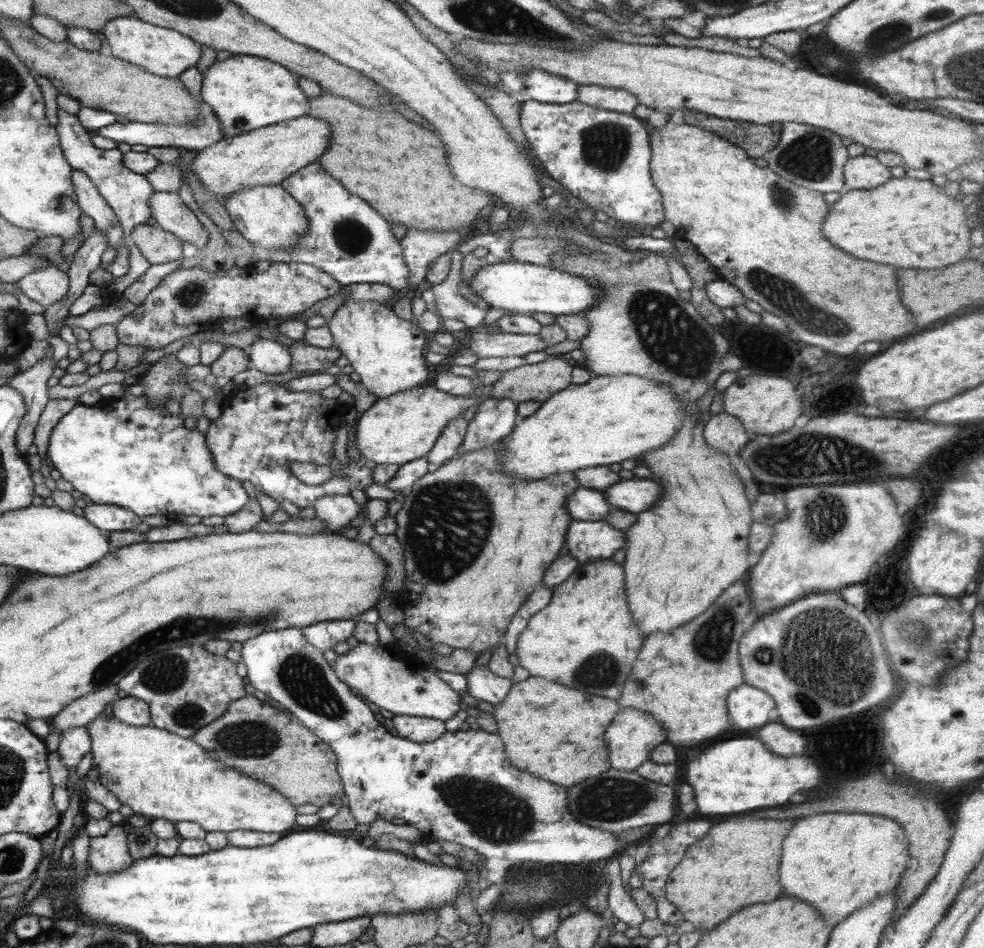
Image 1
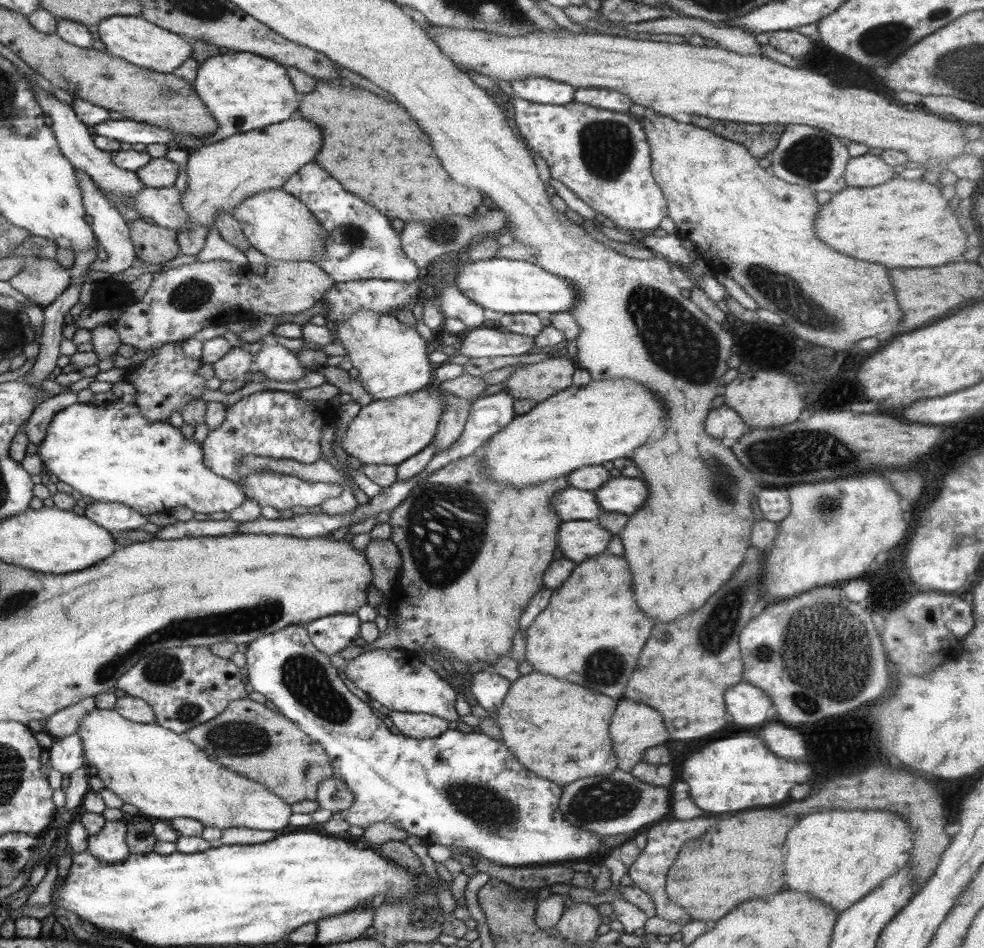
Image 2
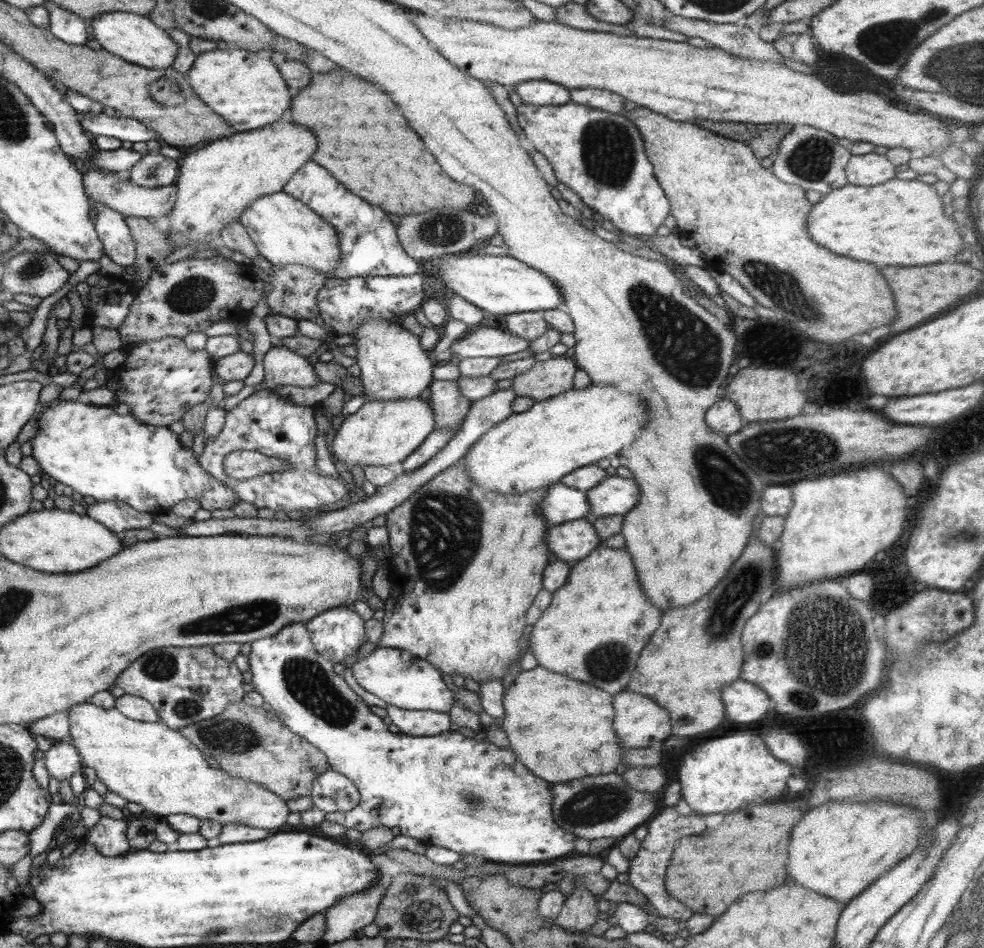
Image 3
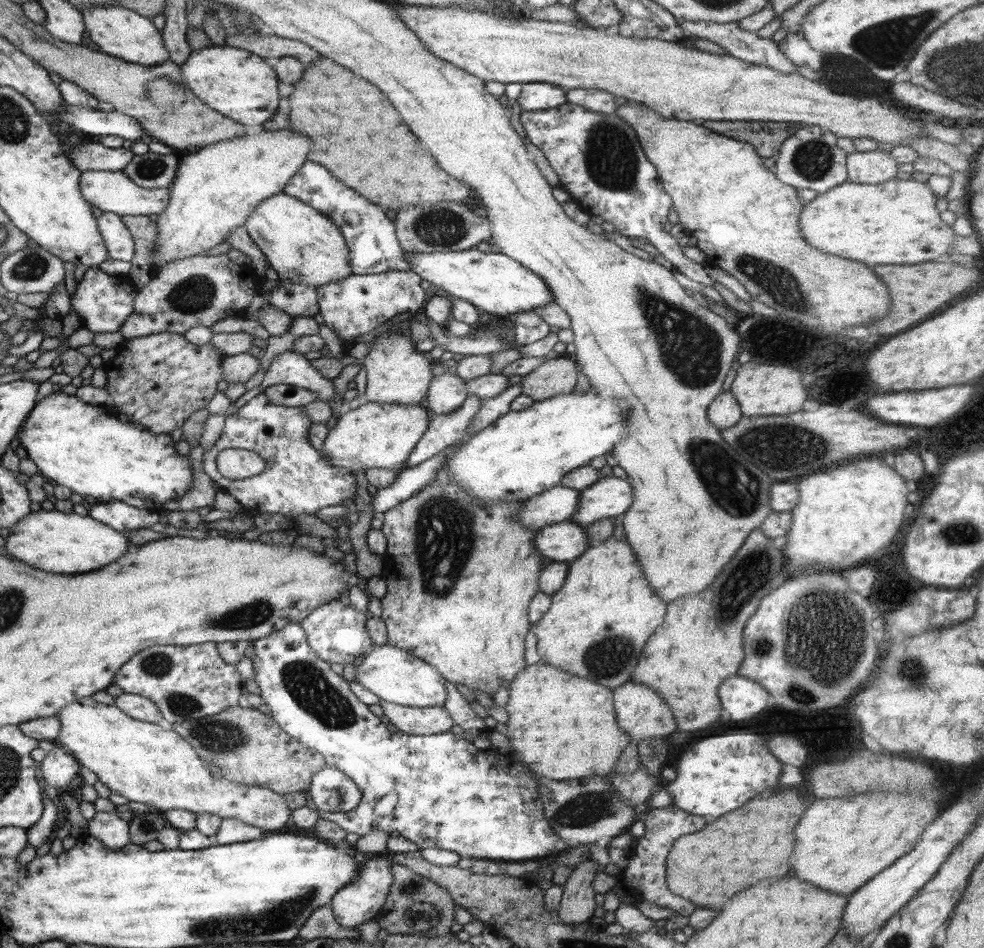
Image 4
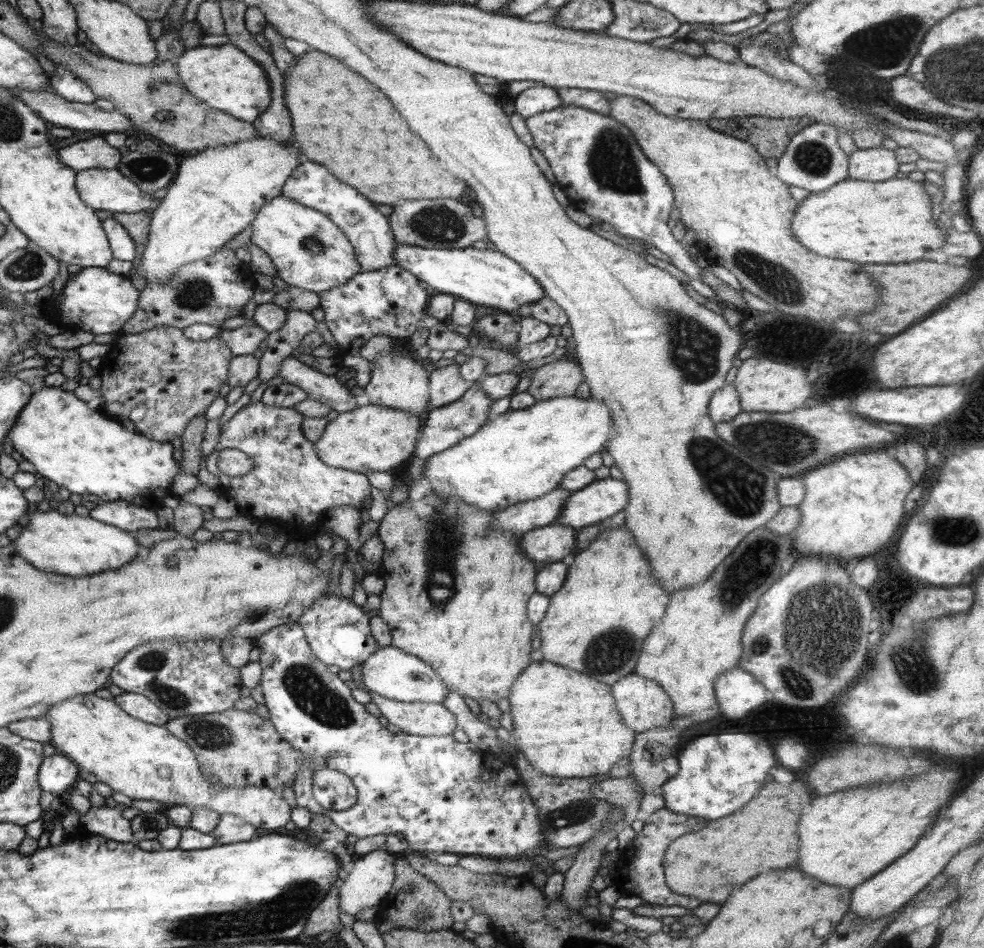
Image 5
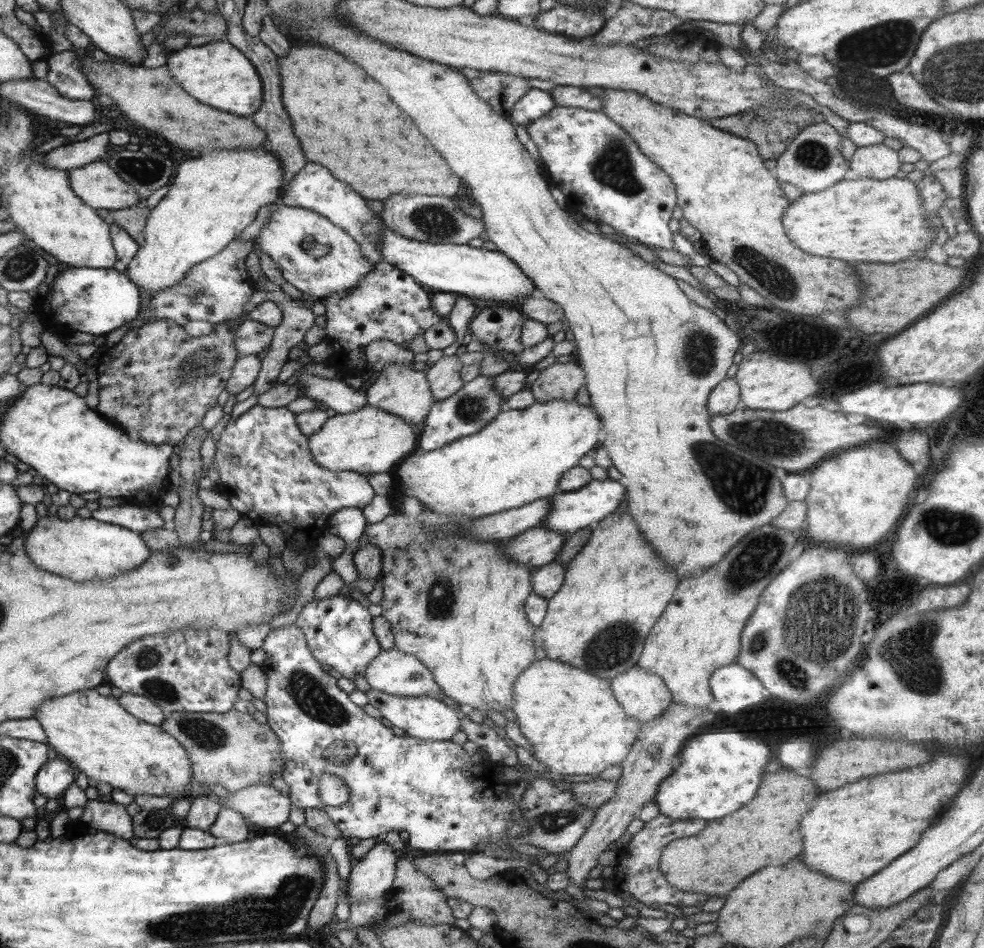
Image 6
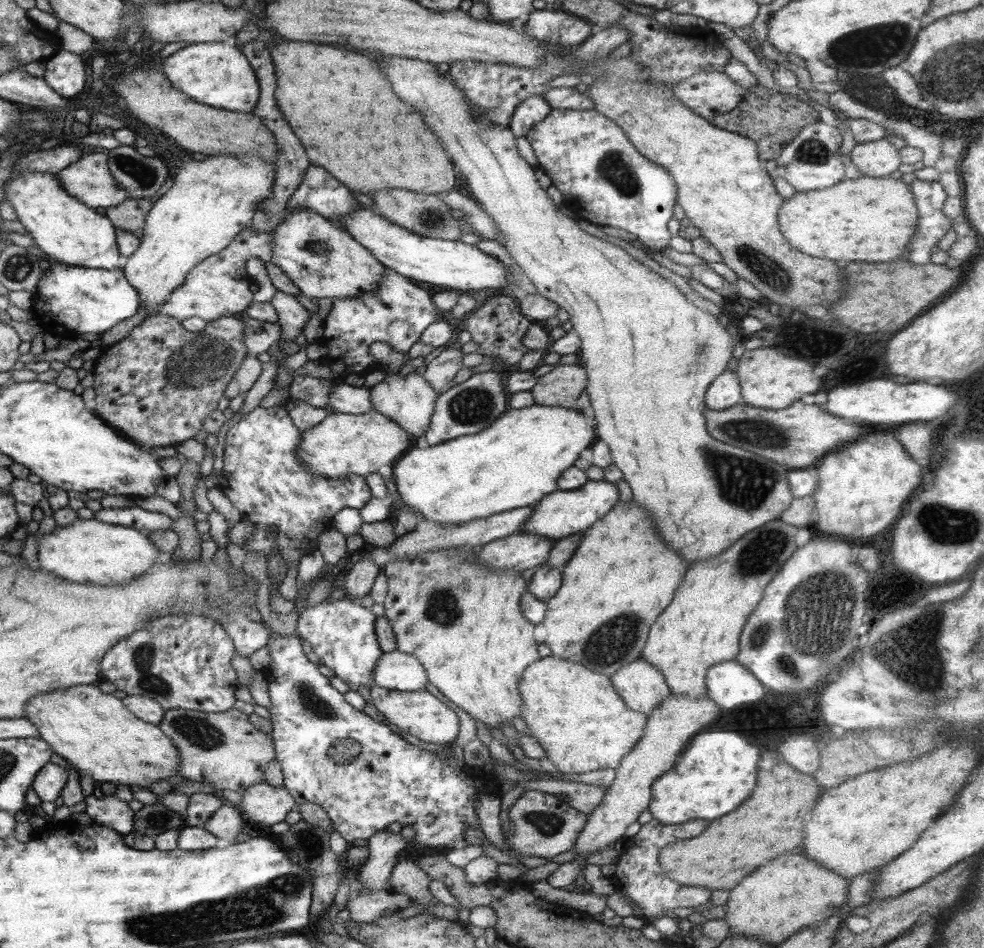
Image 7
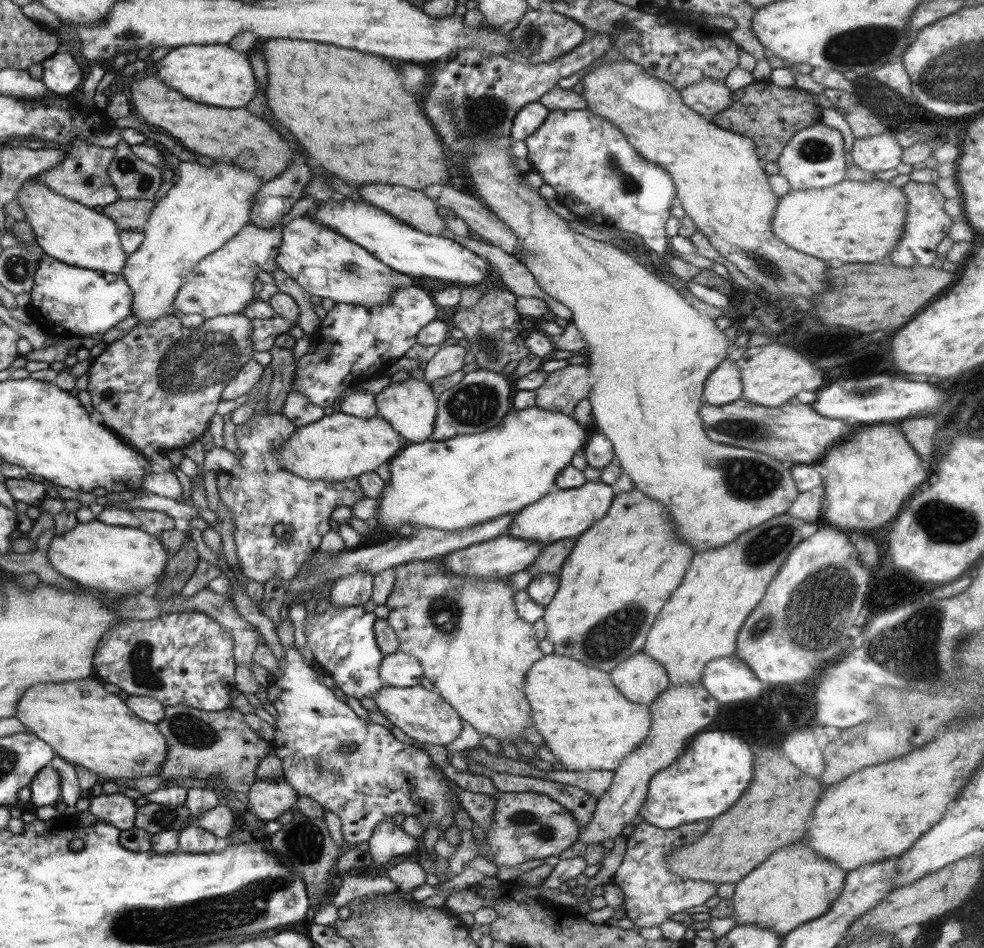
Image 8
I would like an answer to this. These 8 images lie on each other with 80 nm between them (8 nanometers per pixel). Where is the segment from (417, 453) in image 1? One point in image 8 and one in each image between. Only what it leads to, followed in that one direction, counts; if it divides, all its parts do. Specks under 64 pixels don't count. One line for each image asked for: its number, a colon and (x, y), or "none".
2: (388, 432)
3: (381, 433)
4: (374, 435)
5: (369, 438)
6: (370, 441)
7: (342, 444)
8: (339, 446)

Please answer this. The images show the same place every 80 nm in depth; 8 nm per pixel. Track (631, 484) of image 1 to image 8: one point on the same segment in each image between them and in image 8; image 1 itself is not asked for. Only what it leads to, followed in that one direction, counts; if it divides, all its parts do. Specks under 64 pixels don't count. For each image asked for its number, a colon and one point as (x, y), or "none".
2: (622, 495)
3: (613, 496)
4: (610, 497)
5: (598, 502)
6: (570, 511)
7: (564, 512)
8: (563, 513)

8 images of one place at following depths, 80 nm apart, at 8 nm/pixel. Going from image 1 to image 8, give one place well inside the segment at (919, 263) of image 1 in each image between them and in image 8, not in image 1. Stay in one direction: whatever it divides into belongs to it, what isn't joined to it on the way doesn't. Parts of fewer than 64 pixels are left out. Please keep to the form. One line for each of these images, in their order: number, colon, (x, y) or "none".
2: (908, 223)
3: (900, 222)
4: (892, 222)
5: (890, 222)
6: (858, 219)
7: (869, 219)
8: (853, 221)

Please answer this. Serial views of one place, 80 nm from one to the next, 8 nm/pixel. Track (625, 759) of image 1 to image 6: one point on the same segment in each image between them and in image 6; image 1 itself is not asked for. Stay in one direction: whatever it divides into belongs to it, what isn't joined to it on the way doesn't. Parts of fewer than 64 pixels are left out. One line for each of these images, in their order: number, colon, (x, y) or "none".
2: (635, 727)
3: (640, 723)
4: (642, 712)
5: (644, 705)
6: (643, 694)

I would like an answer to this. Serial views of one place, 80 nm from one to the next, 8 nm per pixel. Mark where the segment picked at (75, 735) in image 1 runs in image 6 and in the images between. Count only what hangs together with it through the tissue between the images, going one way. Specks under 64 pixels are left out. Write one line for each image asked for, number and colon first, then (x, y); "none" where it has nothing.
2: (66, 755)
3: (62, 760)
4: (59, 768)
5: (58, 772)
6: (57, 775)

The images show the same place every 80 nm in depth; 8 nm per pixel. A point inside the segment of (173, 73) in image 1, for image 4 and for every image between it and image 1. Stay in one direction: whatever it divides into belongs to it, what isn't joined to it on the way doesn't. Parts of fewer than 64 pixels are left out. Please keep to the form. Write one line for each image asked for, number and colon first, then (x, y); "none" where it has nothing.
2: (137, 40)
3: (136, 38)
4: (132, 37)

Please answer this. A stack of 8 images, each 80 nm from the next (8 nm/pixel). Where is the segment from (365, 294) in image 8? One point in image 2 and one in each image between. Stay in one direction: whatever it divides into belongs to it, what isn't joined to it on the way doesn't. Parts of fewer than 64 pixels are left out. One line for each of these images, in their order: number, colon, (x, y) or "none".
2: (277, 224)
3: (285, 230)
4: (300, 243)
5: (309, 251)
6: (317, 257)
7: (324, 261)

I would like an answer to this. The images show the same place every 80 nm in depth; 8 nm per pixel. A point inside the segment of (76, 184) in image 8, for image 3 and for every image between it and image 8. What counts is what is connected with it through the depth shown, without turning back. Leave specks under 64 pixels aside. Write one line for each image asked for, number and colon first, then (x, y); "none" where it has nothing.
3: (132, 200)
4: (115, 191)
5: (101, 188)
6: (96, 183)
7: (89, 178)

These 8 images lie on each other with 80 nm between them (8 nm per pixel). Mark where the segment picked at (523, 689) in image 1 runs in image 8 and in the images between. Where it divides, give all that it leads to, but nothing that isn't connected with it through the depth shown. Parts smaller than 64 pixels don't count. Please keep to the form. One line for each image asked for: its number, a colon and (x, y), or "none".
2: (559, 730)
3: (561, 729)
4: (564, 727)
5: (567, 725)
6: (570, 716)
7: (575, 713)
8: (585, 721)

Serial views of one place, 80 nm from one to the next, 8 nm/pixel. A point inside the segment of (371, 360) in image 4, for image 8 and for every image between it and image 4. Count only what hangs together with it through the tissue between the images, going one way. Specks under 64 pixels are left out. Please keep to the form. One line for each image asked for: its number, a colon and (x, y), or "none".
5: (402, 383)
6: (398, 389)
7: (409, 401)
8: (410, 407)

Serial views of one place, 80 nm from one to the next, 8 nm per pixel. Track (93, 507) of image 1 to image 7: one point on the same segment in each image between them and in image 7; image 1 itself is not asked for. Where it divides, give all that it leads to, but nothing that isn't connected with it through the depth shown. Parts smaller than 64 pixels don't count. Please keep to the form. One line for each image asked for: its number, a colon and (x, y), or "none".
2: (113, 516)
3: (118, 518)
4: (121, 516)
5: (125, 515)
6: (133, 517)
7: (135, 517)

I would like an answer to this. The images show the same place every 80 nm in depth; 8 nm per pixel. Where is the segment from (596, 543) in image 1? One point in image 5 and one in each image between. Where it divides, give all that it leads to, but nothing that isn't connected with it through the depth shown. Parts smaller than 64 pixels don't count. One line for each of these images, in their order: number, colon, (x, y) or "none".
2: (578, 540)
3: (570, 542)
4: (564, 541)
5: (551, 543)

